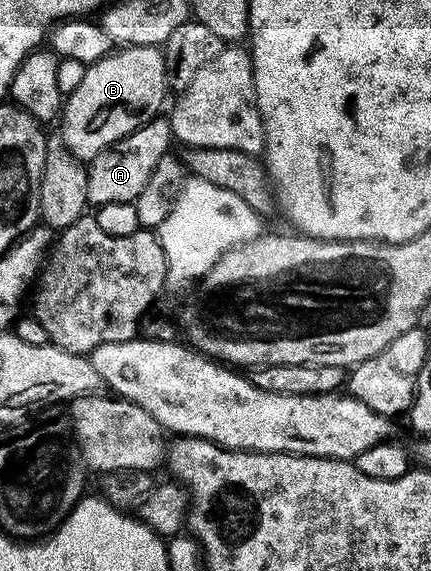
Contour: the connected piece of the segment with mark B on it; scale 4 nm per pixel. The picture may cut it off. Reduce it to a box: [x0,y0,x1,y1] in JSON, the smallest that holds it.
[60,47,169,162]

